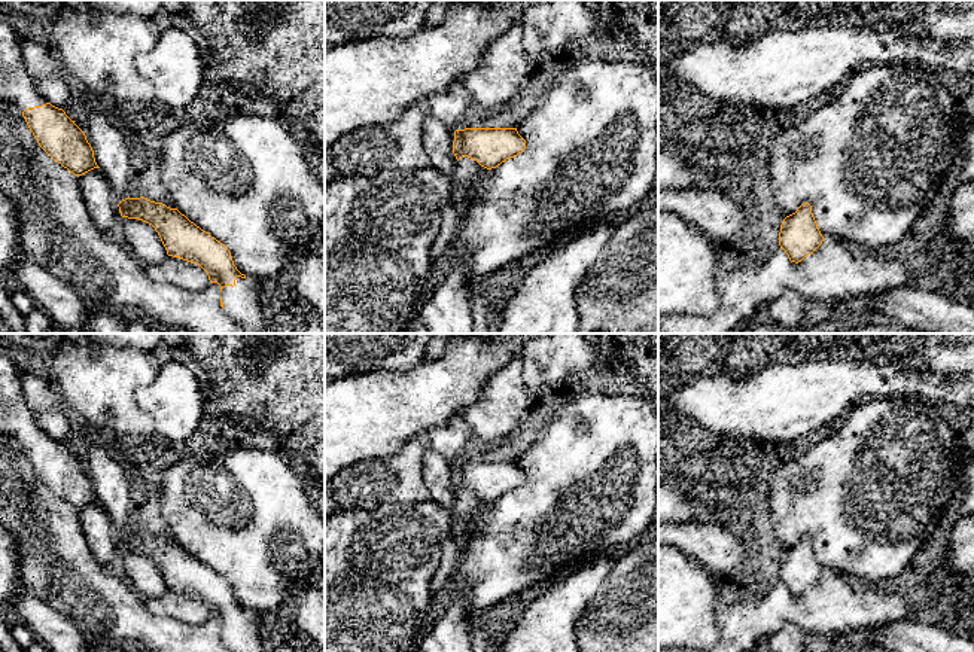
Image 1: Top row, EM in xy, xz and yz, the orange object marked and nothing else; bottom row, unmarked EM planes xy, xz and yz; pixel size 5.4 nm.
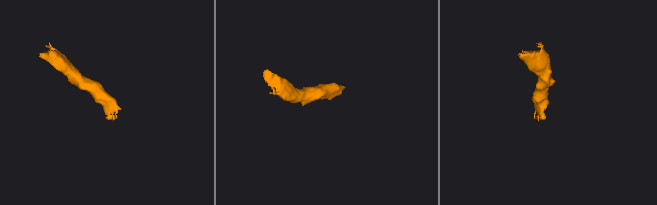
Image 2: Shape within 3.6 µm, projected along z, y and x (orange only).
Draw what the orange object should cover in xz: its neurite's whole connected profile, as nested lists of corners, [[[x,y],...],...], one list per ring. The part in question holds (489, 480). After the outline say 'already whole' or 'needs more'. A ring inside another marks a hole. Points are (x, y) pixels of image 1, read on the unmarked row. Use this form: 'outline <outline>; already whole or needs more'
outline [[[465,461],[454,464],[453,487],[459,494],[468,490],[491,503],[521,487],[526,473],[517,461]]]; already whole

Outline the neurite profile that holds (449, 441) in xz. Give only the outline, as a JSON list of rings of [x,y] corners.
[[[457,412],[444,426],[426,429],[421,438],[441,457],[456,464],[459,454],[472,439],[472,430]]]

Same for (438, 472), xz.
[[[427,444],[423,454],[423,479],[433,503],[451,509],[457,502],[457,493],[453,487],[454,464]]]

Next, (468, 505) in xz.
[[[462,490],[457,494],[457,502],[451,508],[451,539],[462,554],[466,545],[475,536],[474,520],[488,503],[481,500],[477,494]]]

